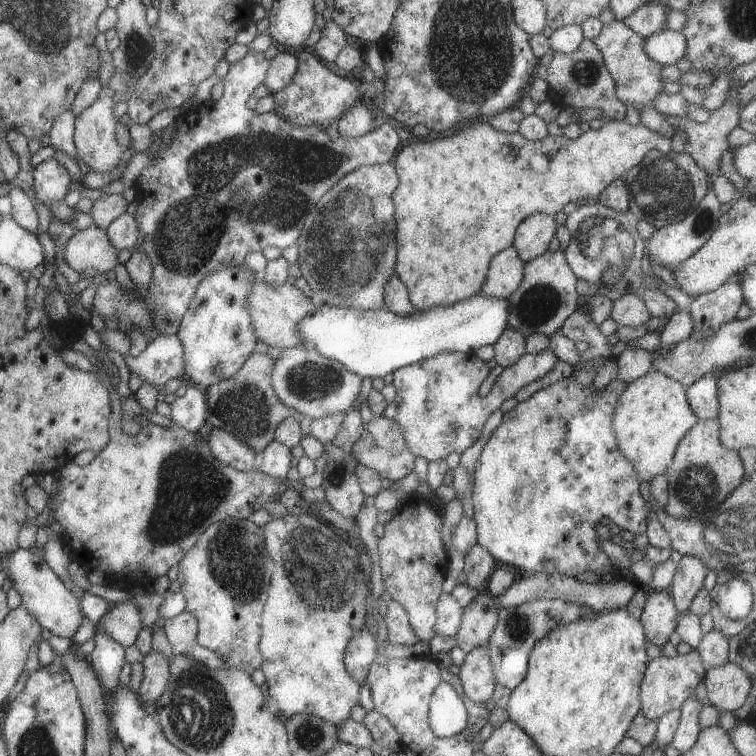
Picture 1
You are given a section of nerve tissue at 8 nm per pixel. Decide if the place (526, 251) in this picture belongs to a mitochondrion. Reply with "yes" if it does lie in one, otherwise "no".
no

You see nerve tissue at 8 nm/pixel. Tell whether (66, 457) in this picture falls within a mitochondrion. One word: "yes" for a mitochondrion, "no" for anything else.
no

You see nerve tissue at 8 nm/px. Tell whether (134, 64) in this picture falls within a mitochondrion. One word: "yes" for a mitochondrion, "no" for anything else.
yes

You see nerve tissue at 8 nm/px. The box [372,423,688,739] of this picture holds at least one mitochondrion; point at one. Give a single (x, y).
(517, 627)

